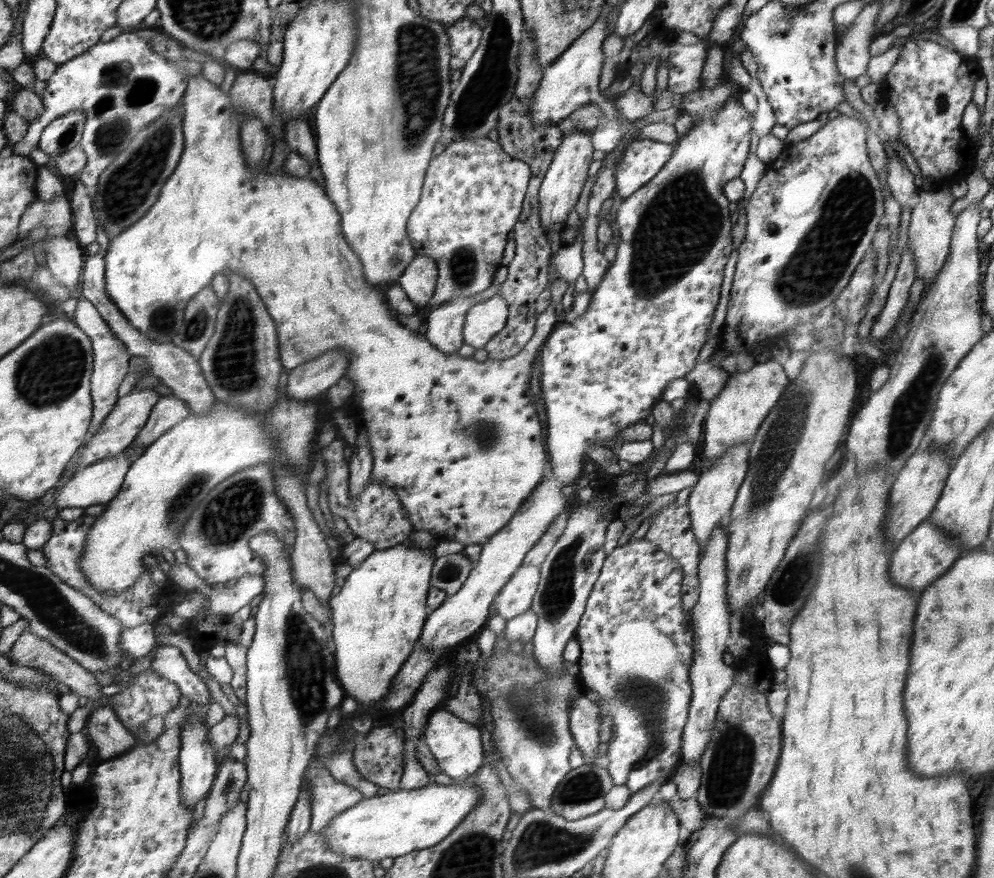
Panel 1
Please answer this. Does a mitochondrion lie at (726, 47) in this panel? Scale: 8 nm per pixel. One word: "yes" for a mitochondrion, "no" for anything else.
no

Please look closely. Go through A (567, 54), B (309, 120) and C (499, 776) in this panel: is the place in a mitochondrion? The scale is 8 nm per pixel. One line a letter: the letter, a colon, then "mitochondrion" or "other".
A: other
B: other
C: other

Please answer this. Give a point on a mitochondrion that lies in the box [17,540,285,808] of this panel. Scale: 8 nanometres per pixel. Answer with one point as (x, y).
(229, 788)

